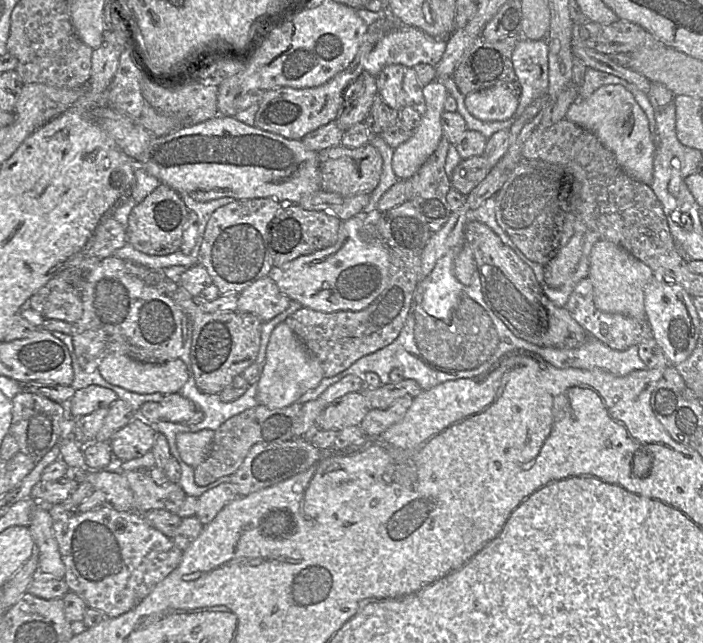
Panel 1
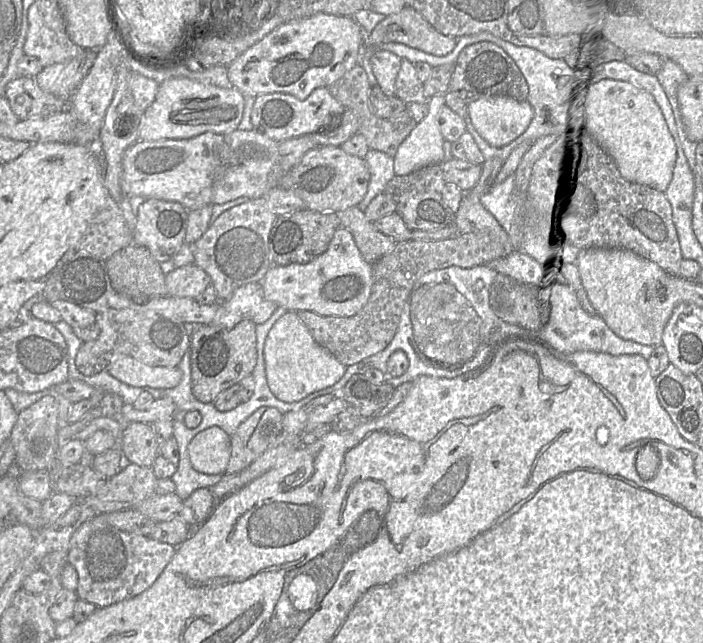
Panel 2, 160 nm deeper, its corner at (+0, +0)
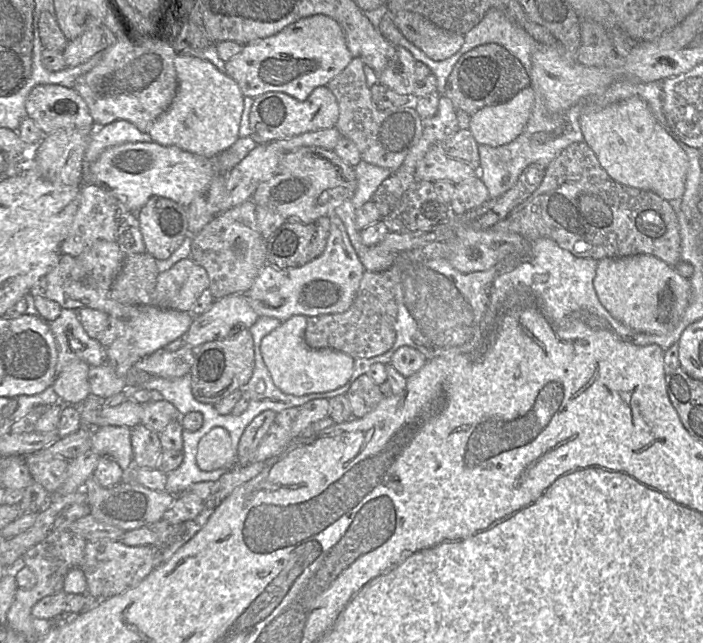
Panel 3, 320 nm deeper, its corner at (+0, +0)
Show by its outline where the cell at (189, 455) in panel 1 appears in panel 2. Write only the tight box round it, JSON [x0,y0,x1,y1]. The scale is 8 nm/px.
[188,426,230,475]

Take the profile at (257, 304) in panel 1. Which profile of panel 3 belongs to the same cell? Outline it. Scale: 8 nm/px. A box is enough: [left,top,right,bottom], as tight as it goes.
[183,294,258,348]

